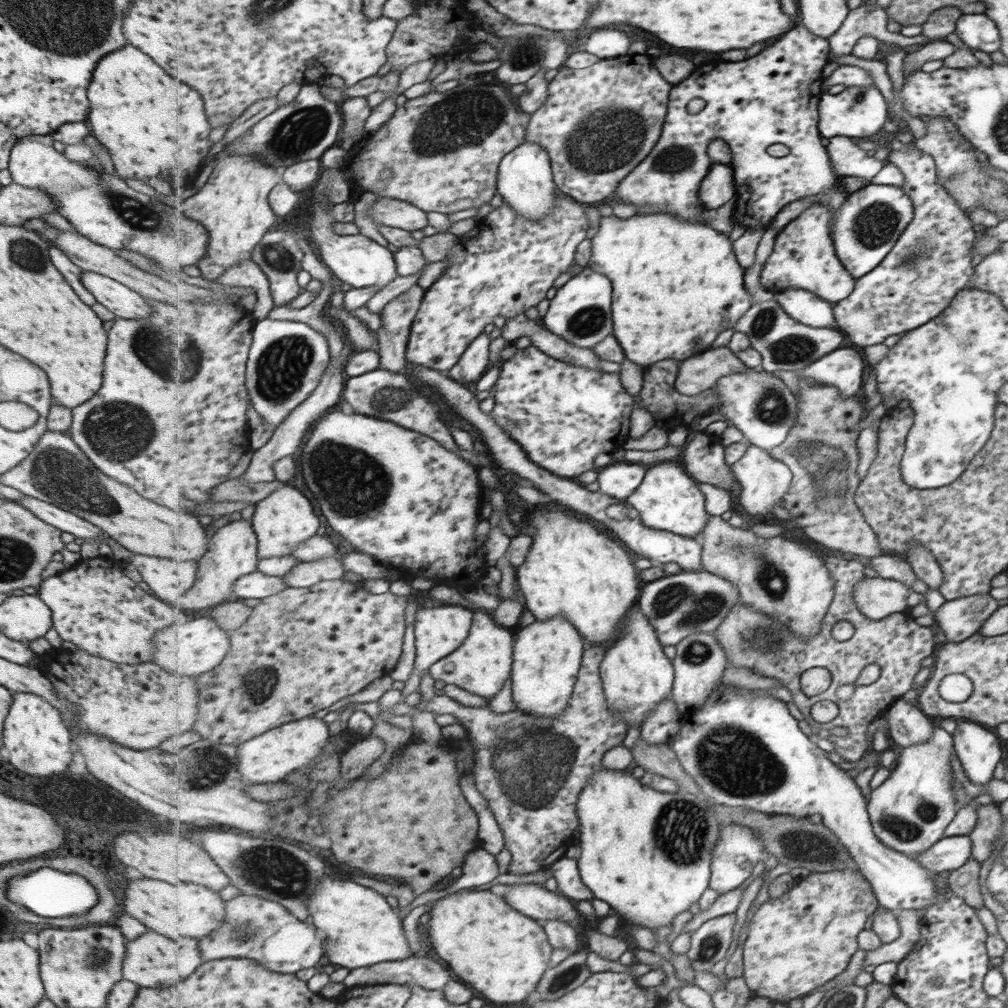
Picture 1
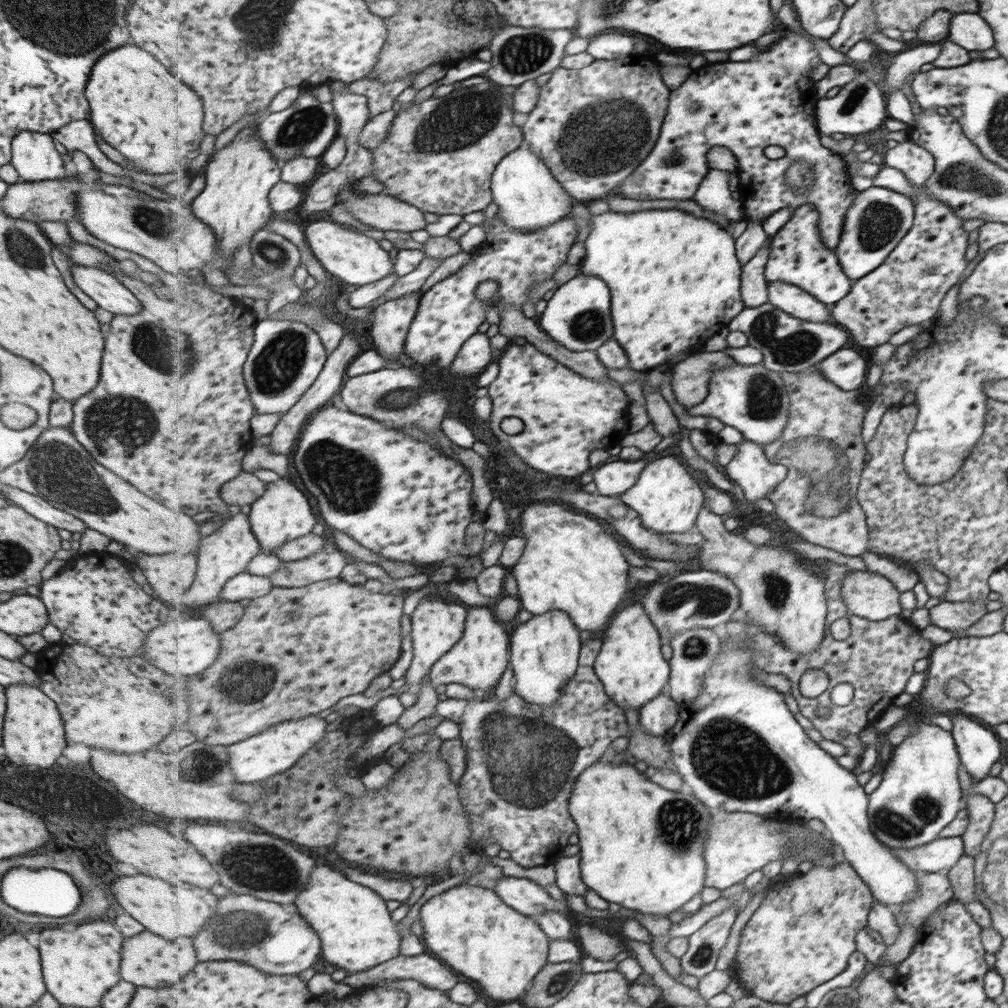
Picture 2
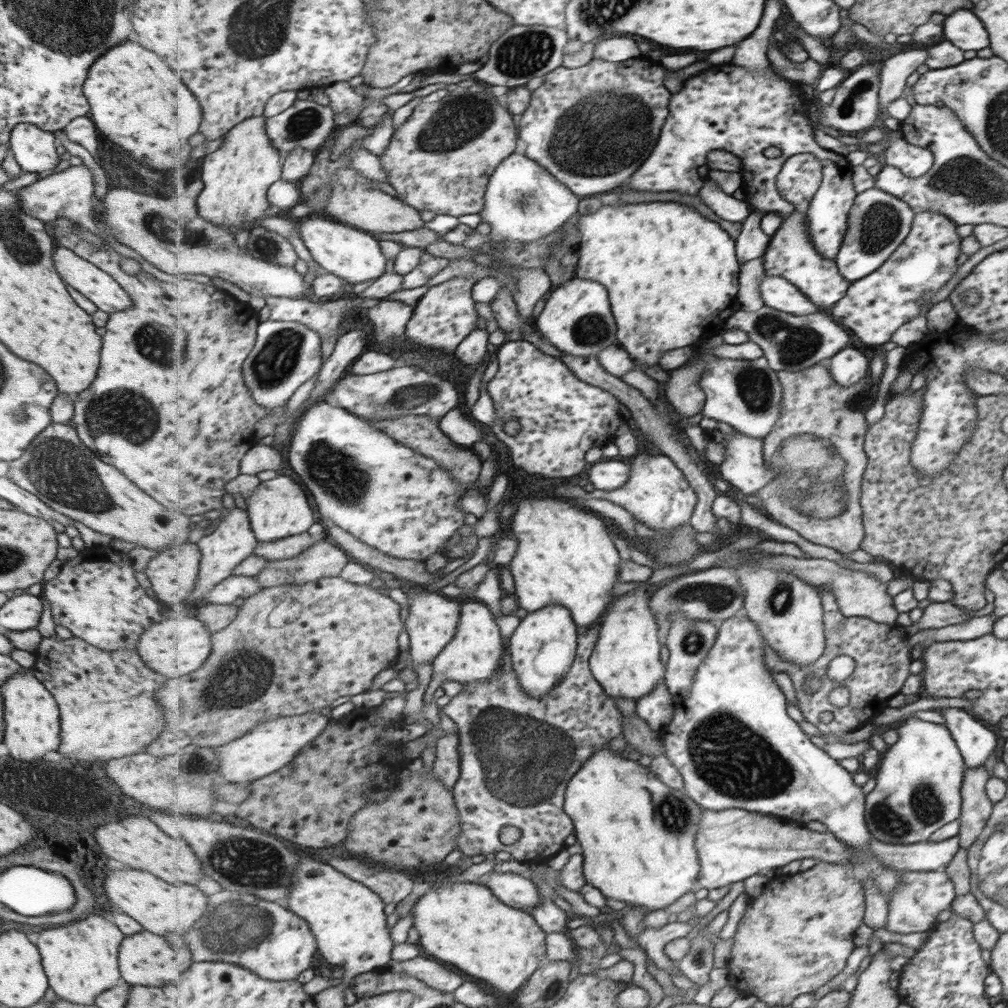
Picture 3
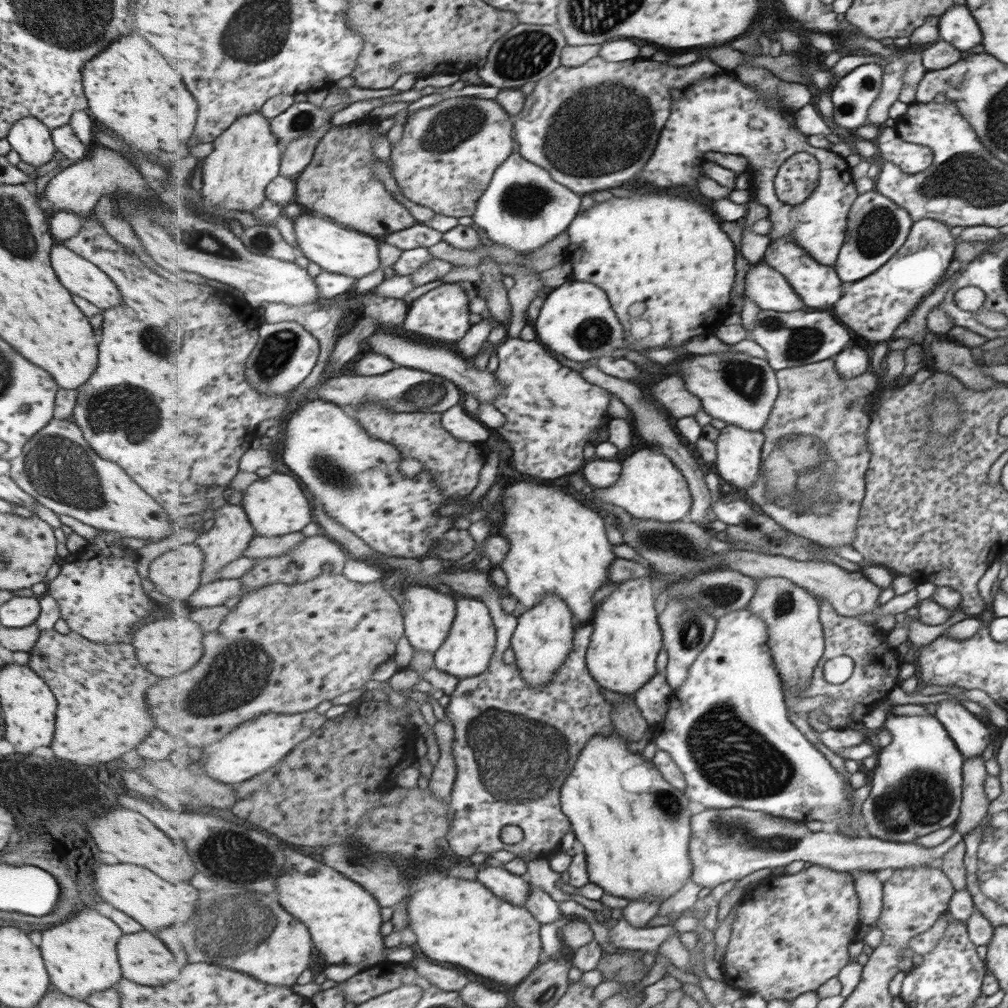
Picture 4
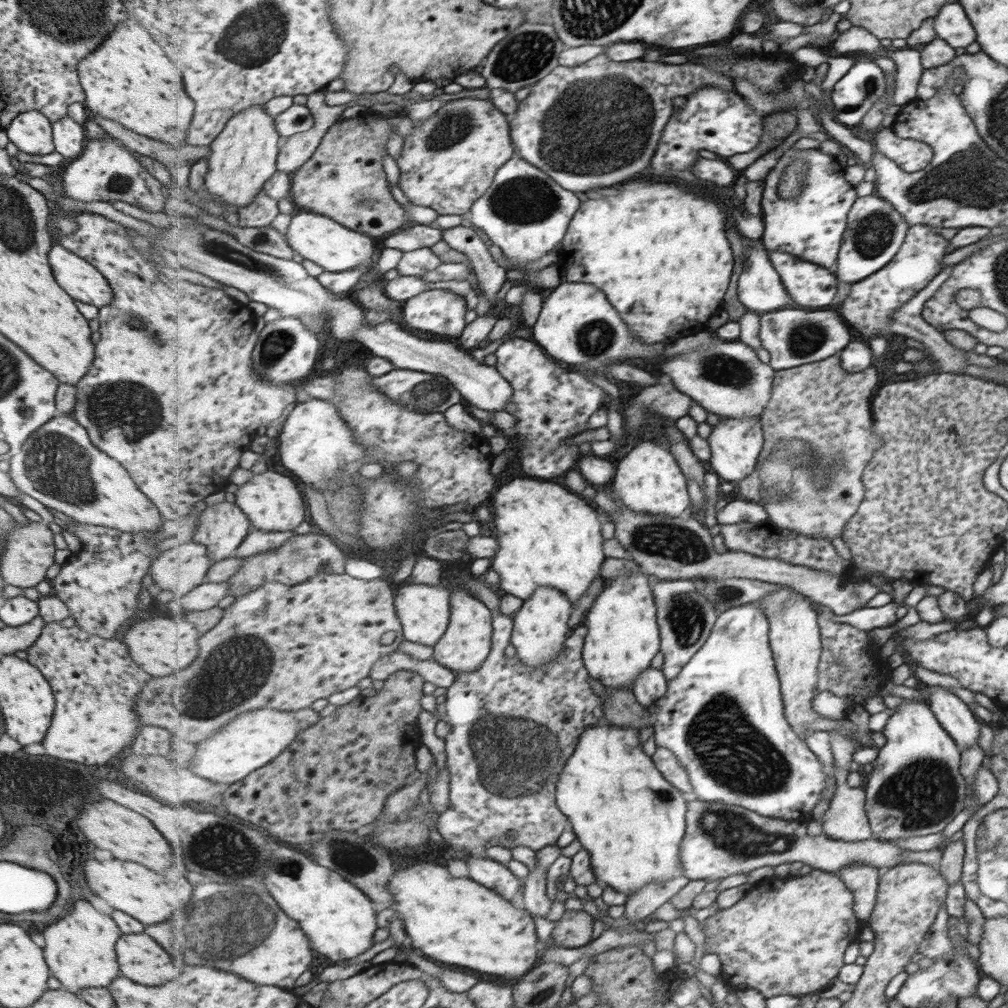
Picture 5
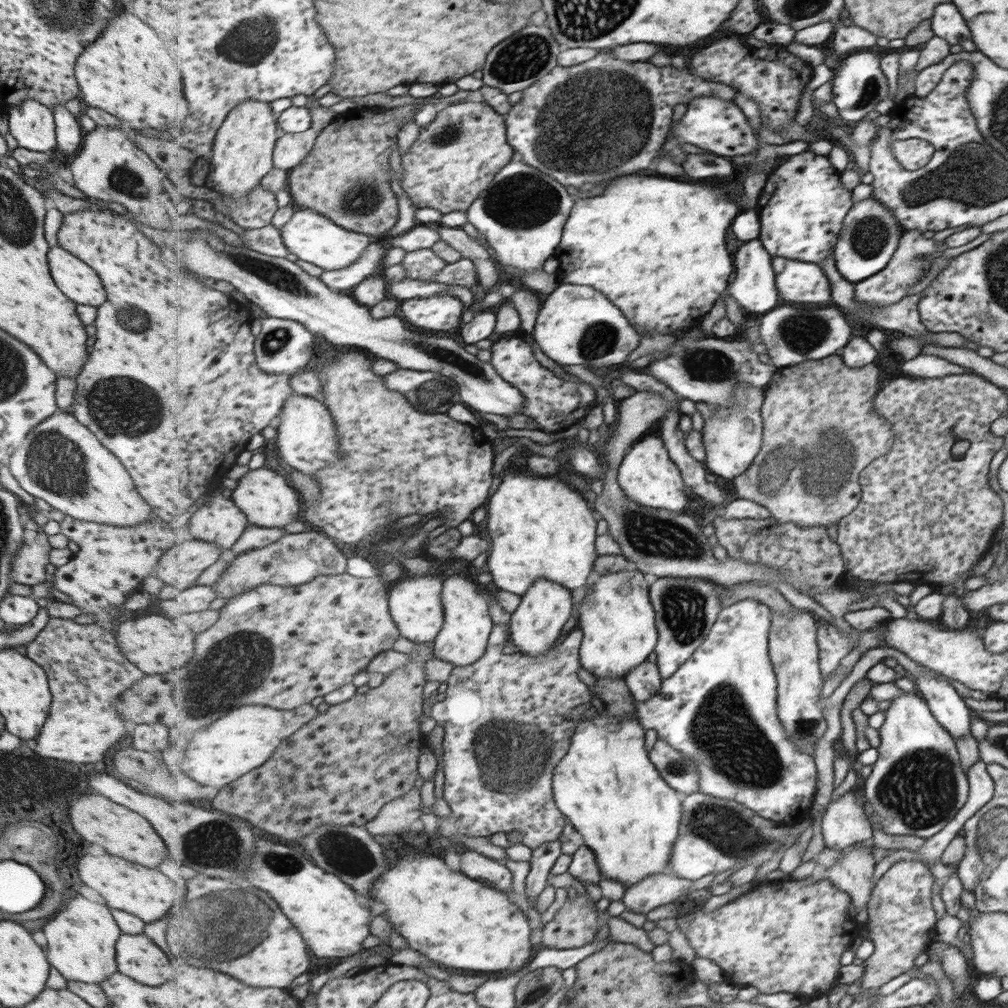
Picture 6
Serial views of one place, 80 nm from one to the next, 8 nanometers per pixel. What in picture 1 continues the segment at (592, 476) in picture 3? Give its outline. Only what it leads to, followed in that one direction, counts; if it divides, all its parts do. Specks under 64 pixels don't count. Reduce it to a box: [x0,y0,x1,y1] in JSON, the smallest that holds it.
[599,460,647,500]

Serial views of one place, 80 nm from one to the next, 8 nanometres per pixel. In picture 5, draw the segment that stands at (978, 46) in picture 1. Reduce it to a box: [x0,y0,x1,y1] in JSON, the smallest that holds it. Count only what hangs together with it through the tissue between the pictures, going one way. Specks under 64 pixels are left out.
[932,4,975,48]

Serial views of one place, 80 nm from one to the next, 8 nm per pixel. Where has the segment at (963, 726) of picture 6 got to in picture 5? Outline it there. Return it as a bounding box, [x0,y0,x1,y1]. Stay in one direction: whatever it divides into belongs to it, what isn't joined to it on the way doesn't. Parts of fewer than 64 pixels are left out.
[924,686,979,749]

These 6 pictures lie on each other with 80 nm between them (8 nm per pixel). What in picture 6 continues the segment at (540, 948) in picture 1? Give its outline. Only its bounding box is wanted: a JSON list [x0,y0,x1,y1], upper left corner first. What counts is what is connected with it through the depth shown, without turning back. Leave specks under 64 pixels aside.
[373,852,537,972]

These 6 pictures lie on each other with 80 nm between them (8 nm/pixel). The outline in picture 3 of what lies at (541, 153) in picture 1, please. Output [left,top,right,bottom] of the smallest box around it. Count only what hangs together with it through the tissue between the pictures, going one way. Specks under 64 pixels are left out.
[481,152,581,244]

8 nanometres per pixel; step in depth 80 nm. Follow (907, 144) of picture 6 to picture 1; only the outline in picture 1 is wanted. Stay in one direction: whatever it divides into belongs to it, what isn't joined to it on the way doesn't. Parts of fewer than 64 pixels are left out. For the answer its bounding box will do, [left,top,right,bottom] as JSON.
[834,147,975,346]

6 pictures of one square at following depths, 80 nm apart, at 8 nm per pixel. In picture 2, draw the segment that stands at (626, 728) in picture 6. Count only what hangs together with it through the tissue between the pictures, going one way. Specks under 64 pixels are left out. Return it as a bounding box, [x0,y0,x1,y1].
[569,756,713,917]

